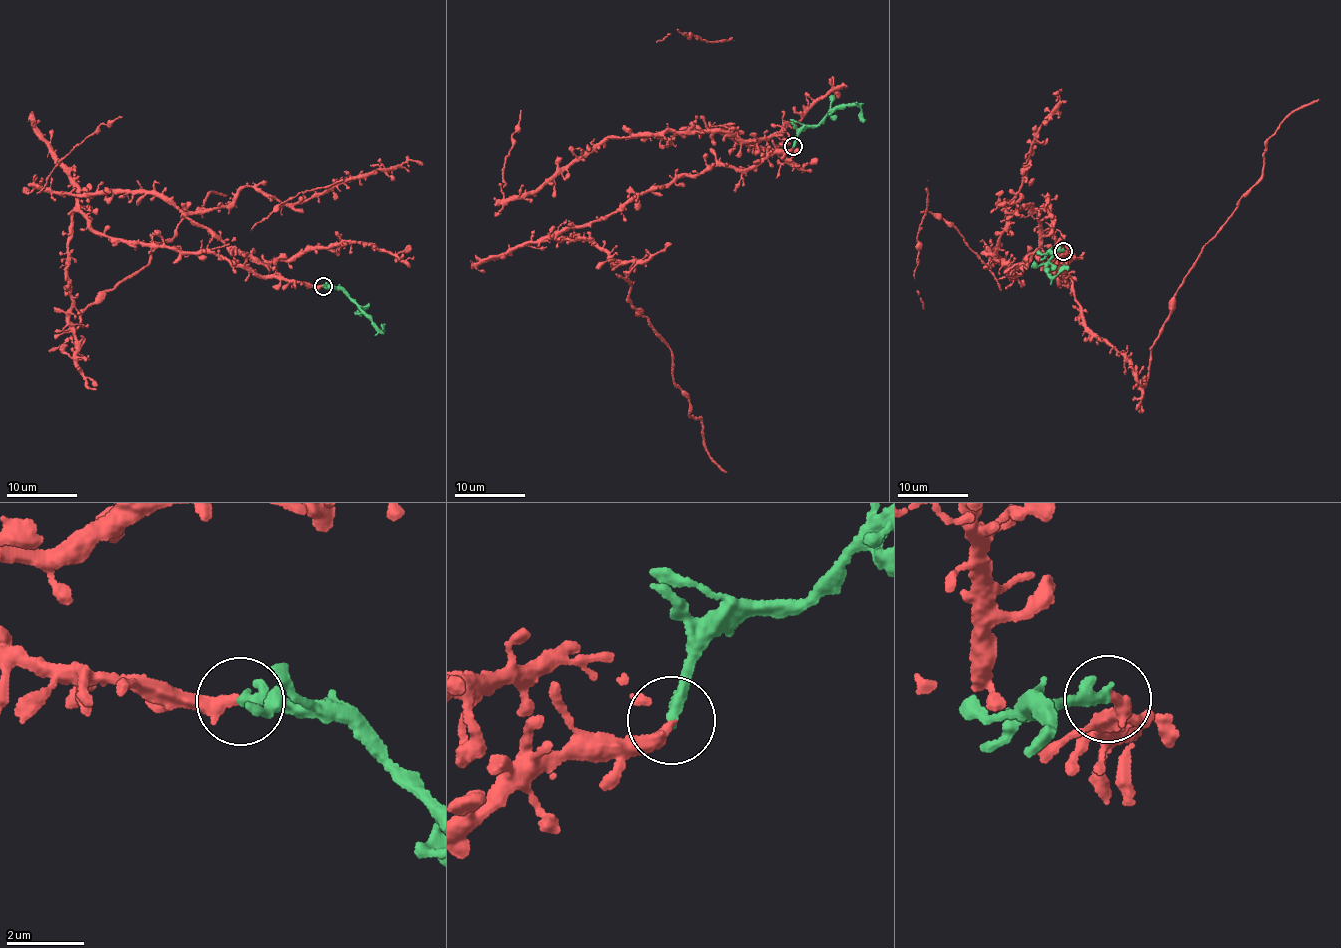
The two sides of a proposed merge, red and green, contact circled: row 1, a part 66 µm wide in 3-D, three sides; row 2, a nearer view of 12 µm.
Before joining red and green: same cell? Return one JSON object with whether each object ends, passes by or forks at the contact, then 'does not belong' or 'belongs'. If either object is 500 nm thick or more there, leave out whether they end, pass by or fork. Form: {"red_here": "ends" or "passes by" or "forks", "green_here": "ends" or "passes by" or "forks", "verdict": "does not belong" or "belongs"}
{"red_here": "ends", "green_here": "ends", "verdict": "belongs"}

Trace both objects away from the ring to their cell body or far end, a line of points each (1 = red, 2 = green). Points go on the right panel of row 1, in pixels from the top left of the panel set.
1: (1063, 250), (1056, 279), (1064, 270), (1083, 327), (1140, 388), (1178, 287), (1261, 176), (1266, 141), (1319, 100)
2: (1063, 250), (1050, 251), (1053, 255), (1047, 271), (1054, 276), (1069, 268)

